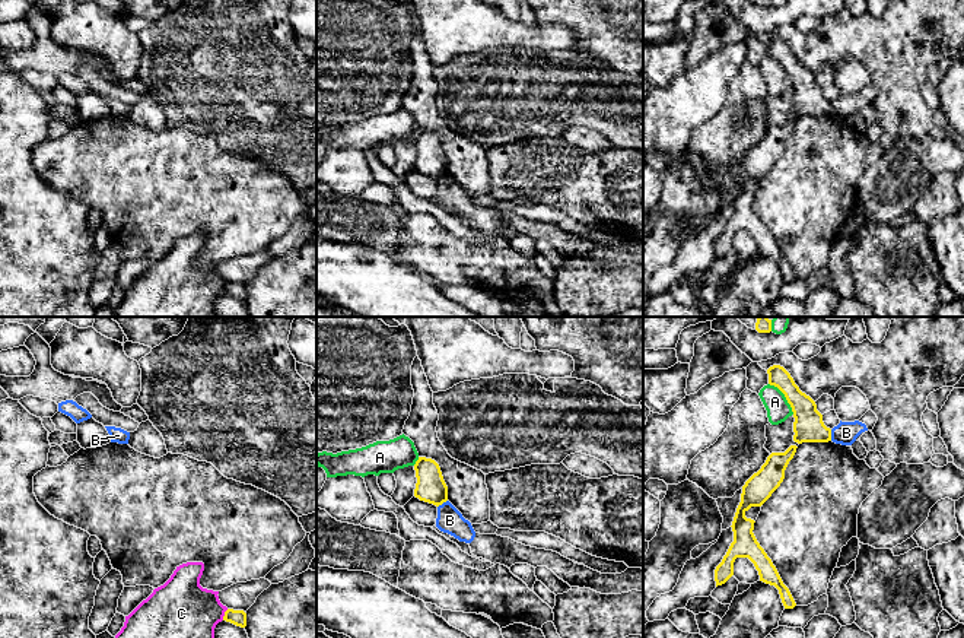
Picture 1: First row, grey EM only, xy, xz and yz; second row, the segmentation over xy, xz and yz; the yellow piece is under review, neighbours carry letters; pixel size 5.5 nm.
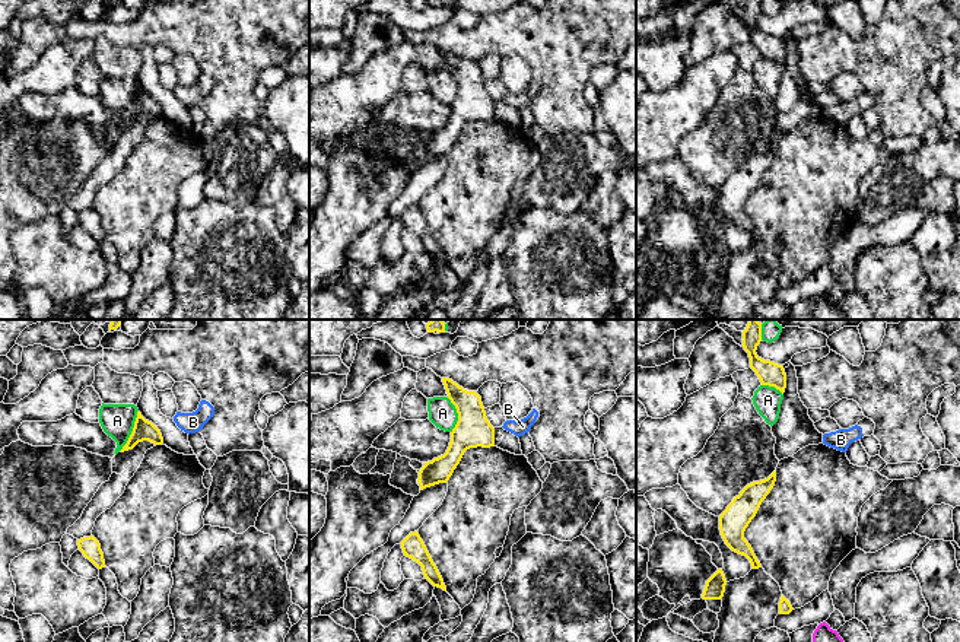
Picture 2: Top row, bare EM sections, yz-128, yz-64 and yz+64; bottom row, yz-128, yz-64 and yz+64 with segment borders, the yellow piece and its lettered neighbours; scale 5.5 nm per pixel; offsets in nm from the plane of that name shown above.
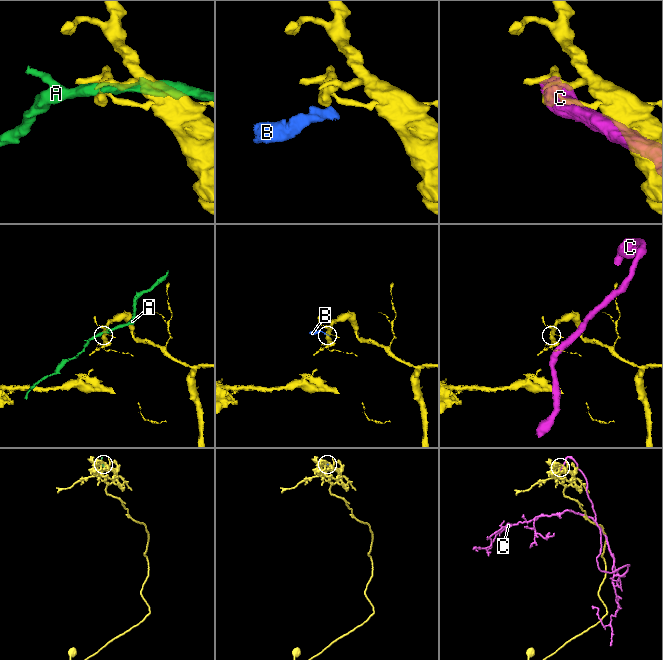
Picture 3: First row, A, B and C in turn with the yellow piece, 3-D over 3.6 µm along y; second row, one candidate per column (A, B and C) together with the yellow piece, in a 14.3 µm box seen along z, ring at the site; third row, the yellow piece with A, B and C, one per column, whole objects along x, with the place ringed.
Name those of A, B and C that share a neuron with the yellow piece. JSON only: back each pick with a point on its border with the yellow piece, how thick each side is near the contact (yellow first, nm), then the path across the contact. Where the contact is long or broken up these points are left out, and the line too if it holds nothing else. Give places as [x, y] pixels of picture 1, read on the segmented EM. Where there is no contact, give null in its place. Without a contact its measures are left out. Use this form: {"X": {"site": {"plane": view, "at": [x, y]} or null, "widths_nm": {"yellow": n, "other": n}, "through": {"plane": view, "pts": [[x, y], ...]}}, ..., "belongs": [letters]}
{"belongs": []}

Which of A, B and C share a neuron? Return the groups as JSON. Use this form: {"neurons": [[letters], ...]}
{"neurons": [["A"], ["B"], ["C"]]}

